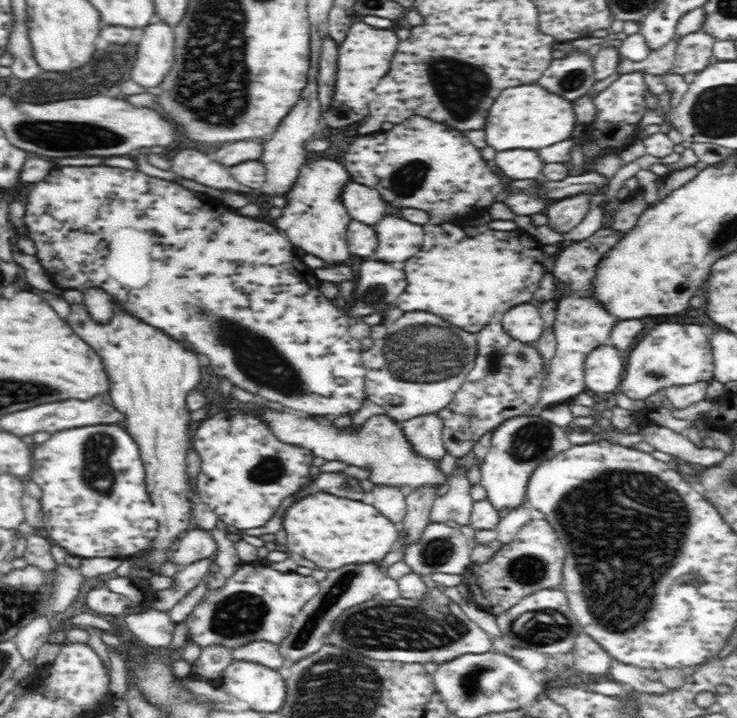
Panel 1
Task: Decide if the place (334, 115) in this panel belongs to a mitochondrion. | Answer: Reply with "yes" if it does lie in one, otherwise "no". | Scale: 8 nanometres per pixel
yes

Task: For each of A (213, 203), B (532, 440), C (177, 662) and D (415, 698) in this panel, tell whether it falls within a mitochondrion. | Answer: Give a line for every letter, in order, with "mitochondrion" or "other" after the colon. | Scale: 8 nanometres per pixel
A: other
B: mitochondrion
C: other
D: other

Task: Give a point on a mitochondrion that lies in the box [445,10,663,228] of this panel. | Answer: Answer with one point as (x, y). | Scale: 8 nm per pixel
(572, 80)

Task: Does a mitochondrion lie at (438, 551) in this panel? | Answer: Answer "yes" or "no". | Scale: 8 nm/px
yes

